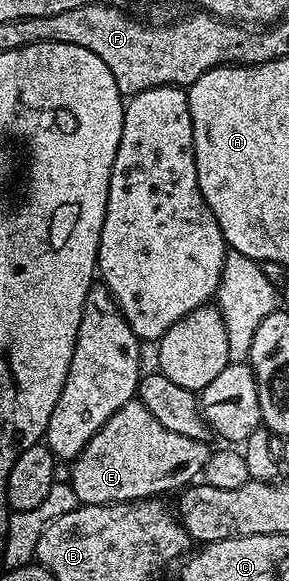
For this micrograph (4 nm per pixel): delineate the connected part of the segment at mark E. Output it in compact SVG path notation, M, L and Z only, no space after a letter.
M135 400L124 404L124 408L117 410L106 421L104 428L100 428L100 432L88 440L84 452L73 459L71 466L74 467L70 470L68 483L83 506L110 506L114 502L136 502L140 498L166 496L162 494L169 490L181 491L197 479L194 478L197 474L199 477L205 471L212 453L211 447L206 447L206 444L201 438L180 436L164 428L164 424L160 424L160 420L156 420L156 416L152 416L152 412L148 412L142 402Z

